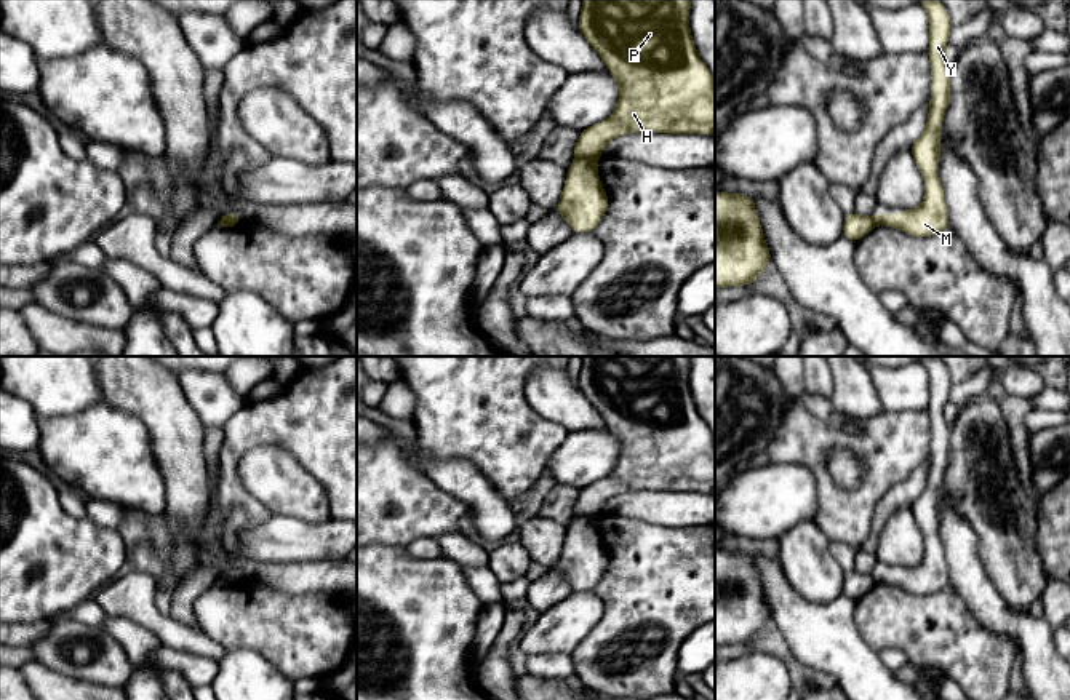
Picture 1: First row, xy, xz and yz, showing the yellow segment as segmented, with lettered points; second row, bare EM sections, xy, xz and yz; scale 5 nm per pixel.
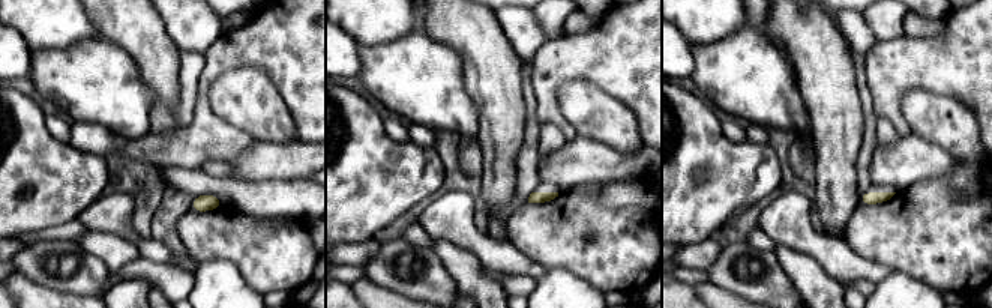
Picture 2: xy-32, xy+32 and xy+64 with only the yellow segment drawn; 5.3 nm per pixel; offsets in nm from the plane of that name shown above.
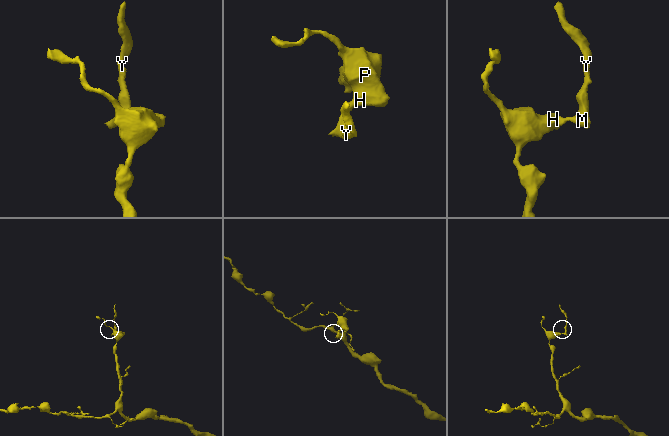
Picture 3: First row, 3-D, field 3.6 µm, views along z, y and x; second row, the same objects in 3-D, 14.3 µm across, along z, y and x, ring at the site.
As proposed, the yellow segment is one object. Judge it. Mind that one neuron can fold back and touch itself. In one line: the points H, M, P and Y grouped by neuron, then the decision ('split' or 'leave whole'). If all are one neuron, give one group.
H P / M Y | split

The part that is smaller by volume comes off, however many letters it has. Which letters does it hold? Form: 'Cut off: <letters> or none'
Cut off: M, Y

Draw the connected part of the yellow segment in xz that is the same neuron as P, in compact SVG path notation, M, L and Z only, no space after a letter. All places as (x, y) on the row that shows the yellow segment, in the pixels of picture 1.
M582 0L577 30L600 54L619 83L621 94L614 113L579 133L574 158L600 158L606 144L629 133L704 134L715 131L715 82L699 58L689 29L691 0Z

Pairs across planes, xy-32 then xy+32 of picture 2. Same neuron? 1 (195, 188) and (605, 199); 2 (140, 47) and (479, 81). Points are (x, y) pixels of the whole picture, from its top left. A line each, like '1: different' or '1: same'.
1: same
2: same

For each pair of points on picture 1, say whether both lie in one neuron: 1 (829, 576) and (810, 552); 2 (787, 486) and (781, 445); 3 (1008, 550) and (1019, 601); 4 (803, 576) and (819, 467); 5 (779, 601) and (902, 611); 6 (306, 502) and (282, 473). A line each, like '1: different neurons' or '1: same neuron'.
1: same neuron
2: different neurons
3: same neuron
4: different neurons
5: different neurons
6: same neuron

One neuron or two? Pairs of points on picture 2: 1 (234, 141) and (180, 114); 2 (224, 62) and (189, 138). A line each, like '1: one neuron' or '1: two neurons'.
1: two neurons
2: one neuron

